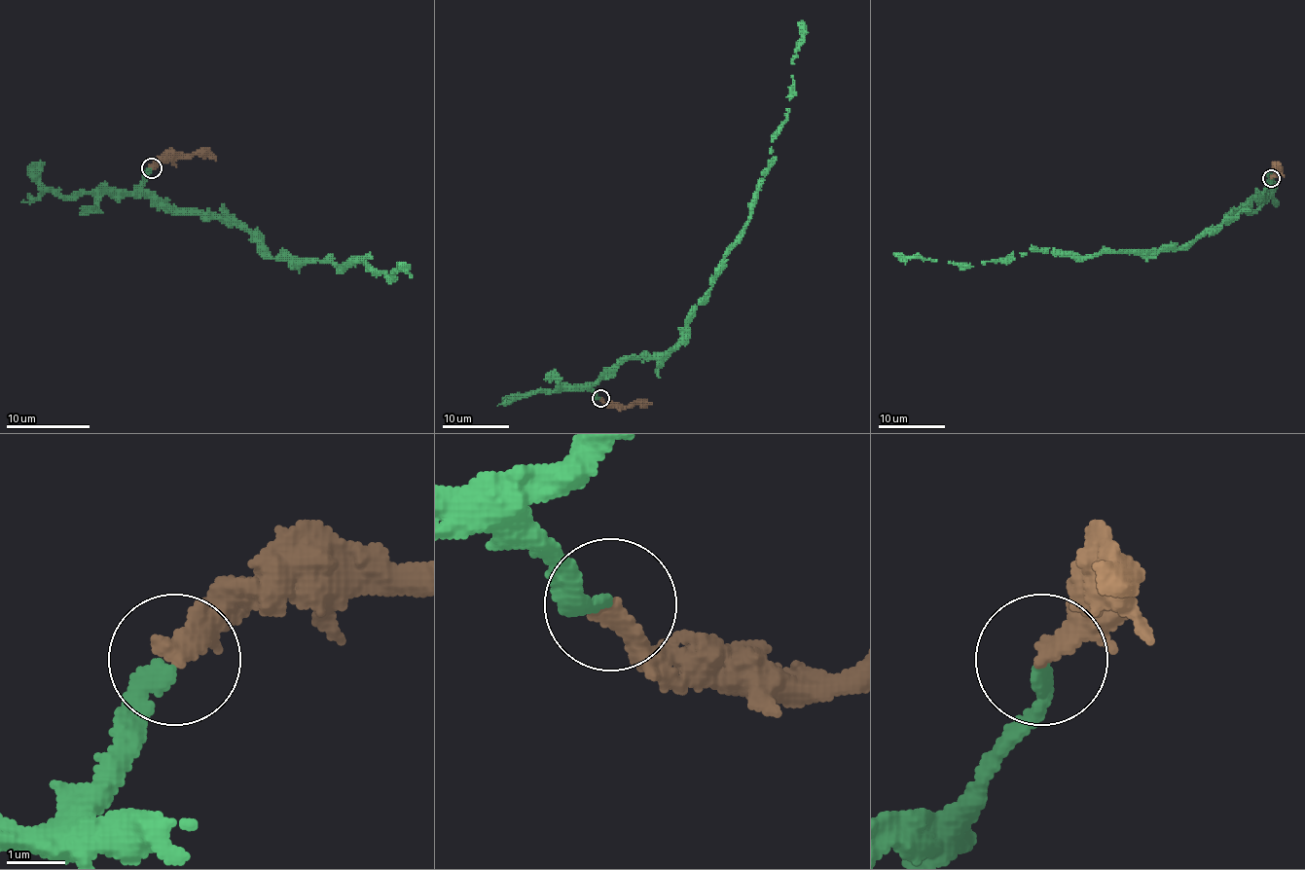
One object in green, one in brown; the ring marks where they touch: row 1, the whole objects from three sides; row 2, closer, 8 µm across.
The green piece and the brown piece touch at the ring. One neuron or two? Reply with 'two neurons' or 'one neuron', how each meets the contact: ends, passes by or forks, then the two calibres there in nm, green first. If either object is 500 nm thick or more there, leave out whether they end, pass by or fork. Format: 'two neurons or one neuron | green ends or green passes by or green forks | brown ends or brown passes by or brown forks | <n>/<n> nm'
one neuron | green ends | brown ends | 300/360 nm

